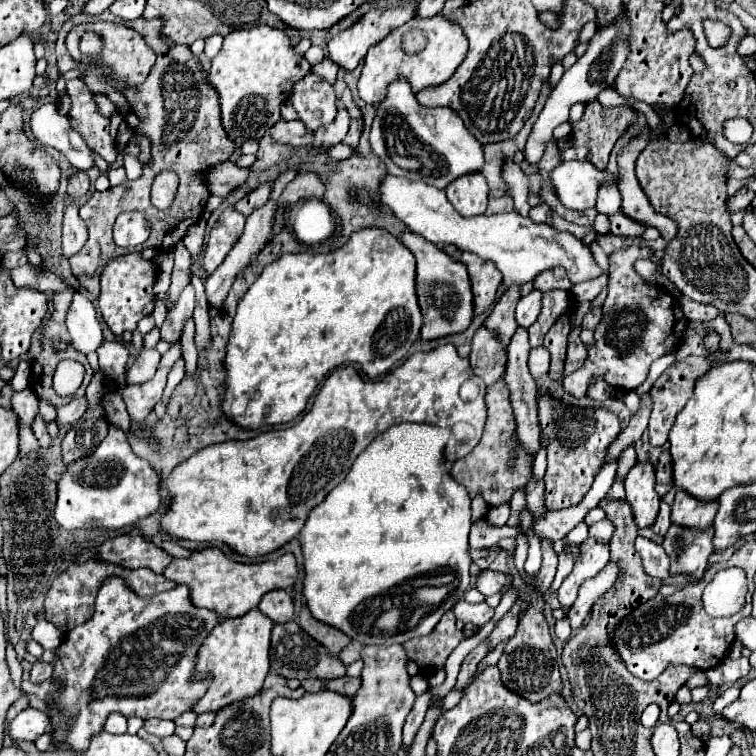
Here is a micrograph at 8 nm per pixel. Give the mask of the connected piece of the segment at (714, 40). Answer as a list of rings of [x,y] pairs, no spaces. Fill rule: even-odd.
[[[703,19],[703,29],[705,29],[707,41],[709,41],[711,47],[723,47],[731,37],[731,27],[721,23],[721,21]]]

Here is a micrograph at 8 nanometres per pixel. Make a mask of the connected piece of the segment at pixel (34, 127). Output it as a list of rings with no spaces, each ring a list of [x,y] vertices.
[[[55,103],[41,105],[31,117],[31,133],[37,141],[47,147],[59,149],[59,153],[79,171],[95,167],[93,149],[83,141],[81,133],[75,131],[65,115],[61,115]]]

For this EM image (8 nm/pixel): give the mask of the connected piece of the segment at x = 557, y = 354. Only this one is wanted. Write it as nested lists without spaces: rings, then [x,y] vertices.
[[[563,313],[555,325],[549,329],[549,333],[545,335],[545,349],[549,349],[551,353],[551,377],[561,379],[563,377],[563,363],[565,363],[565,351],[567,351],[567,335],[571,331],[569,325],[569,315]]]

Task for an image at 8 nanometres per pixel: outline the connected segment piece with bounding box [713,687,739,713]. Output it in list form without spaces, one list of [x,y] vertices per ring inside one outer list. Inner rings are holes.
[[[729,687],[725,691],[721,691],[717,697],[715,697],[715,713],[721,713],[729,703],[735,701],[735,697],[739,695],[739,687]]]

